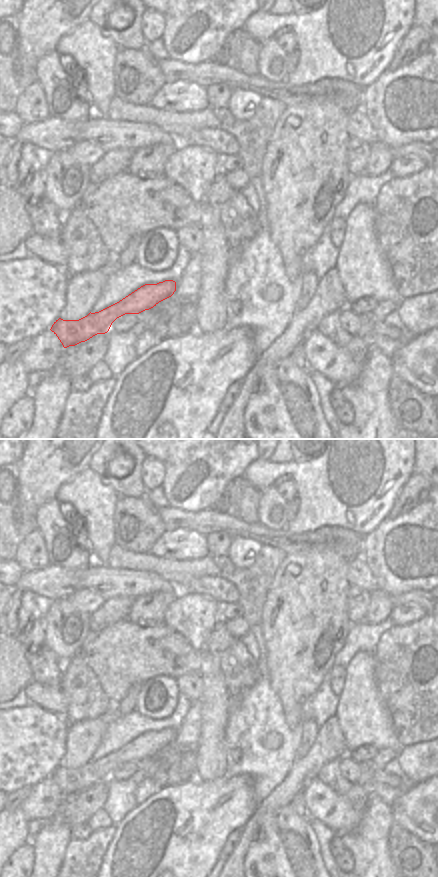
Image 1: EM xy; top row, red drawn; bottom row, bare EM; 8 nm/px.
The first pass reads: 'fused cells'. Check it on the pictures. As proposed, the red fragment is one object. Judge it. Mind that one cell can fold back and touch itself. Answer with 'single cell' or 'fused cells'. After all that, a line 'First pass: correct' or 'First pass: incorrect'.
single cell
First pass: incorrect

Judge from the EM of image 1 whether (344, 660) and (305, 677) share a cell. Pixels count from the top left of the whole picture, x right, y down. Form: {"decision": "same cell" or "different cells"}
{"decision": "different cells"}

